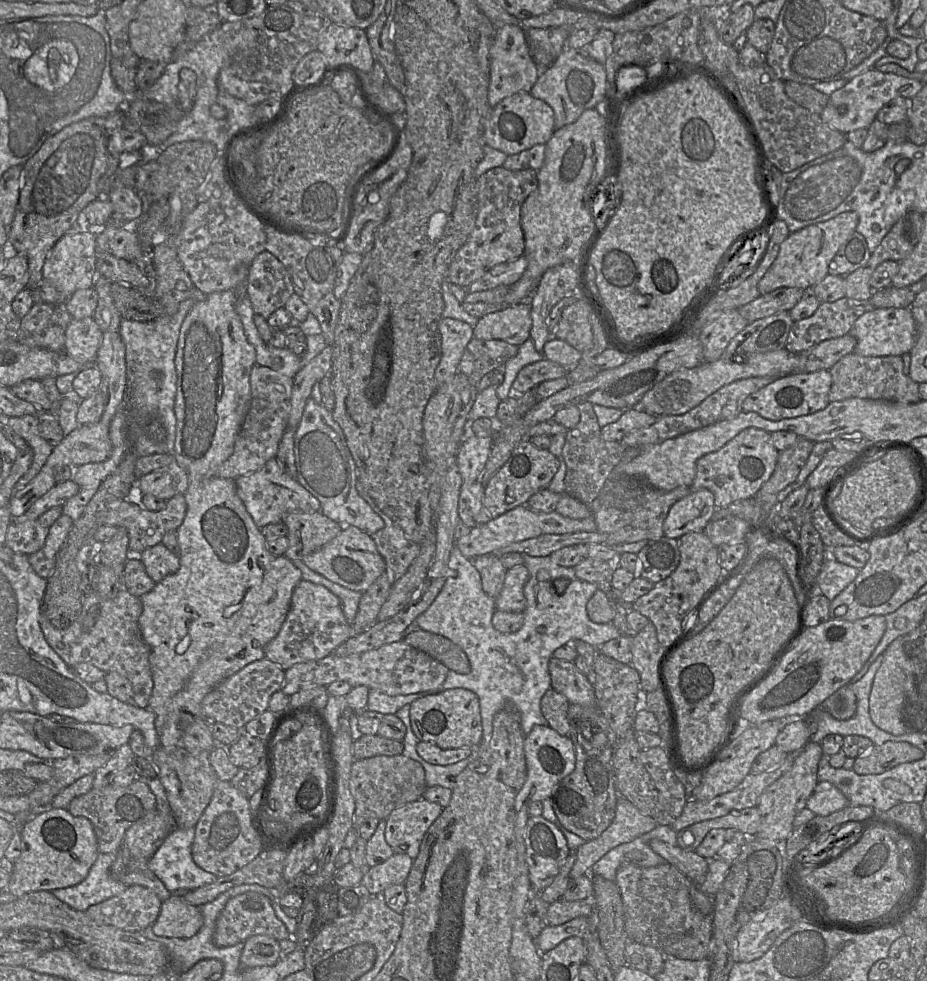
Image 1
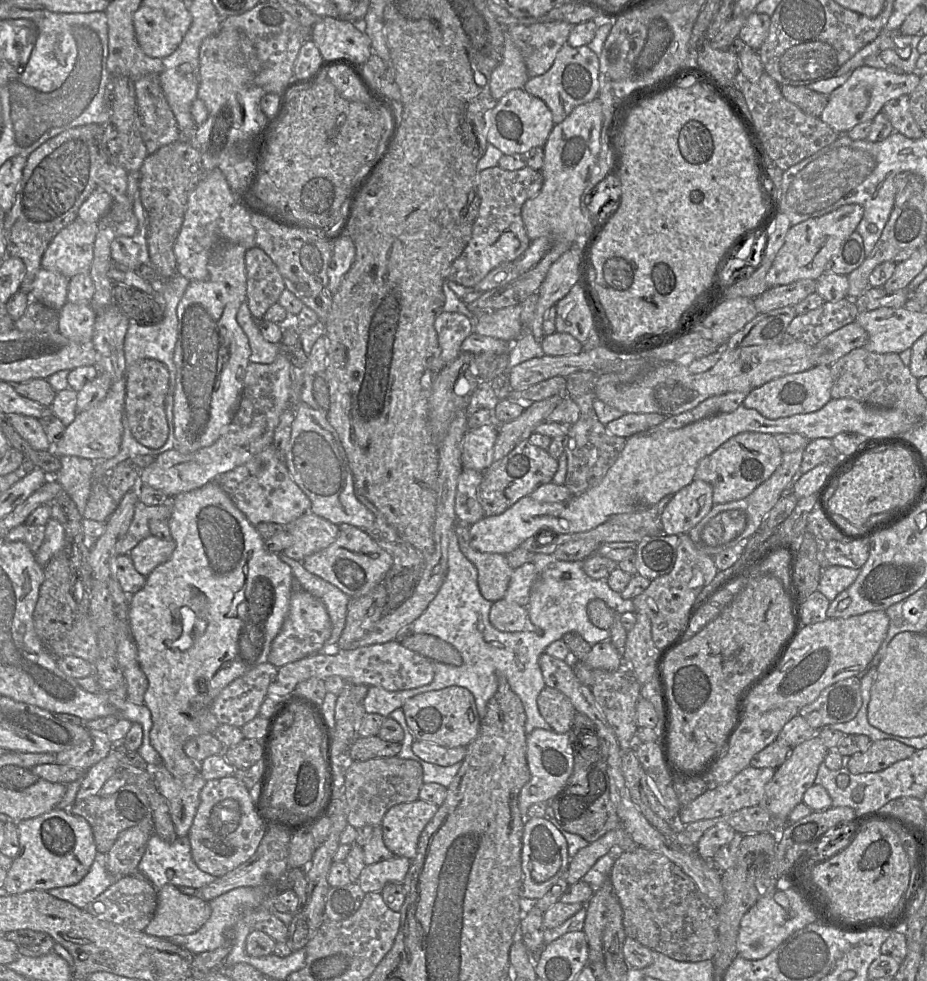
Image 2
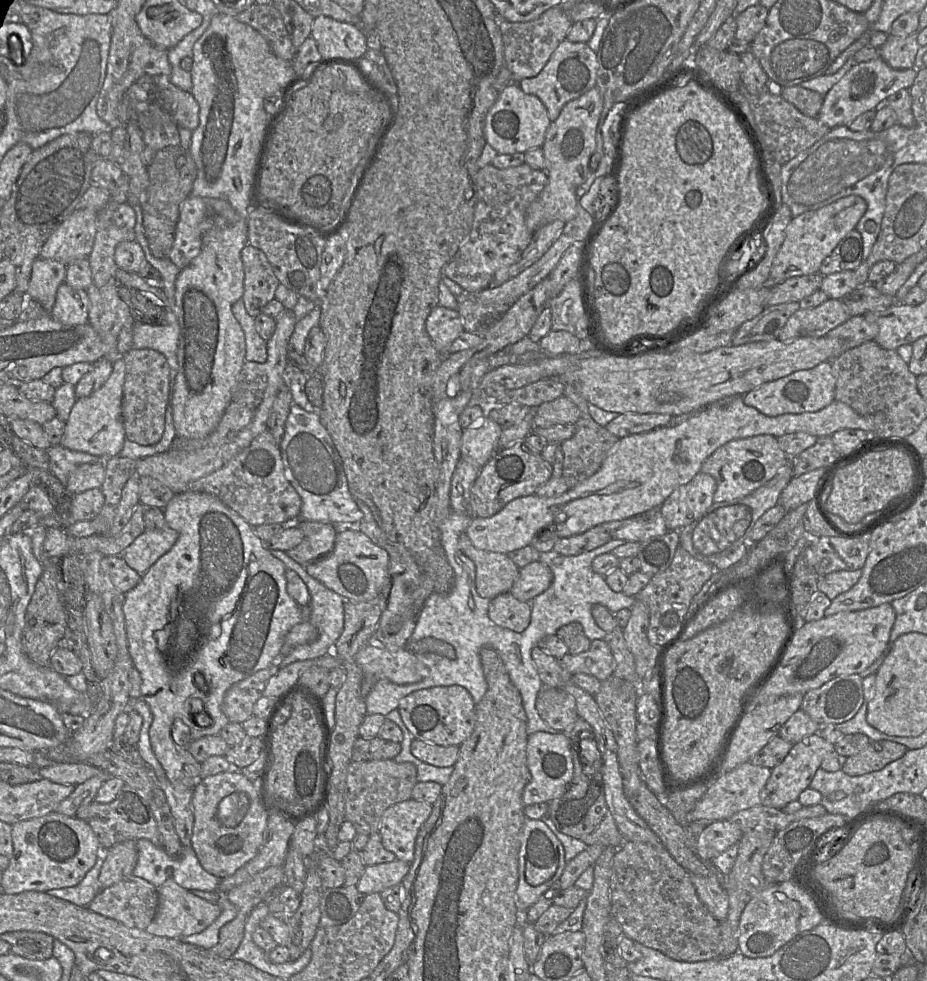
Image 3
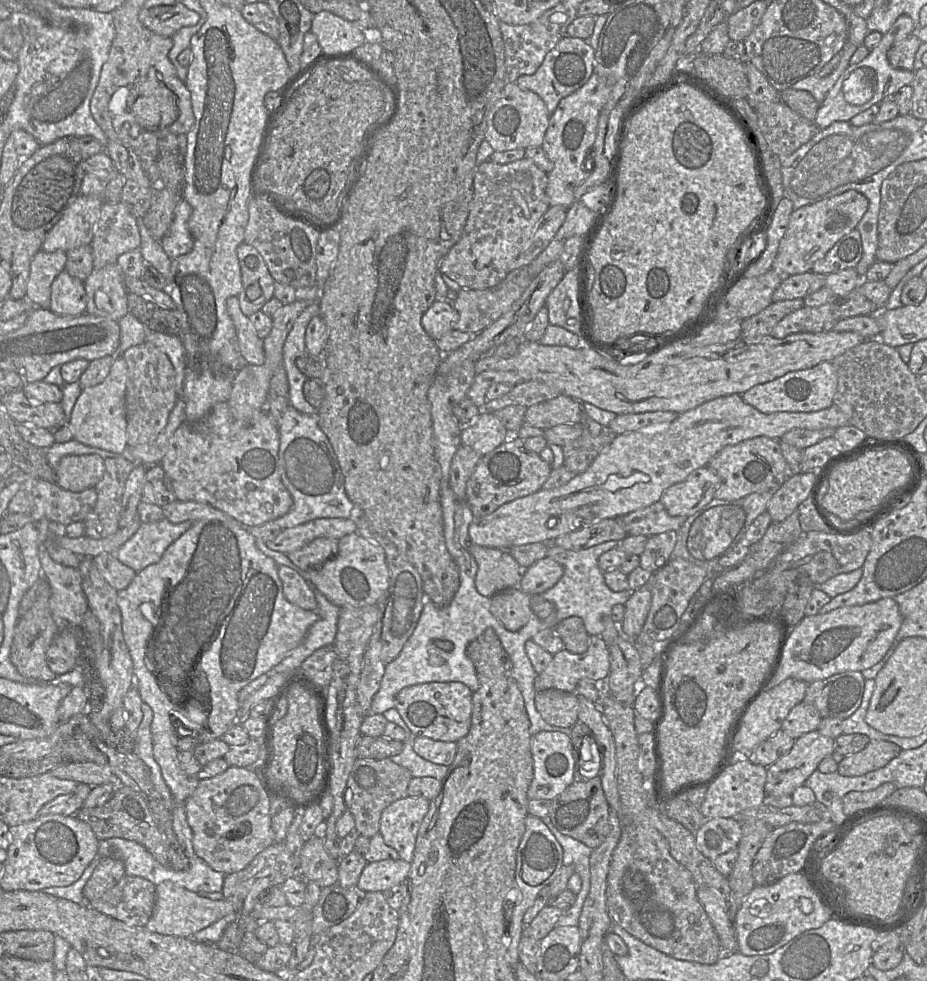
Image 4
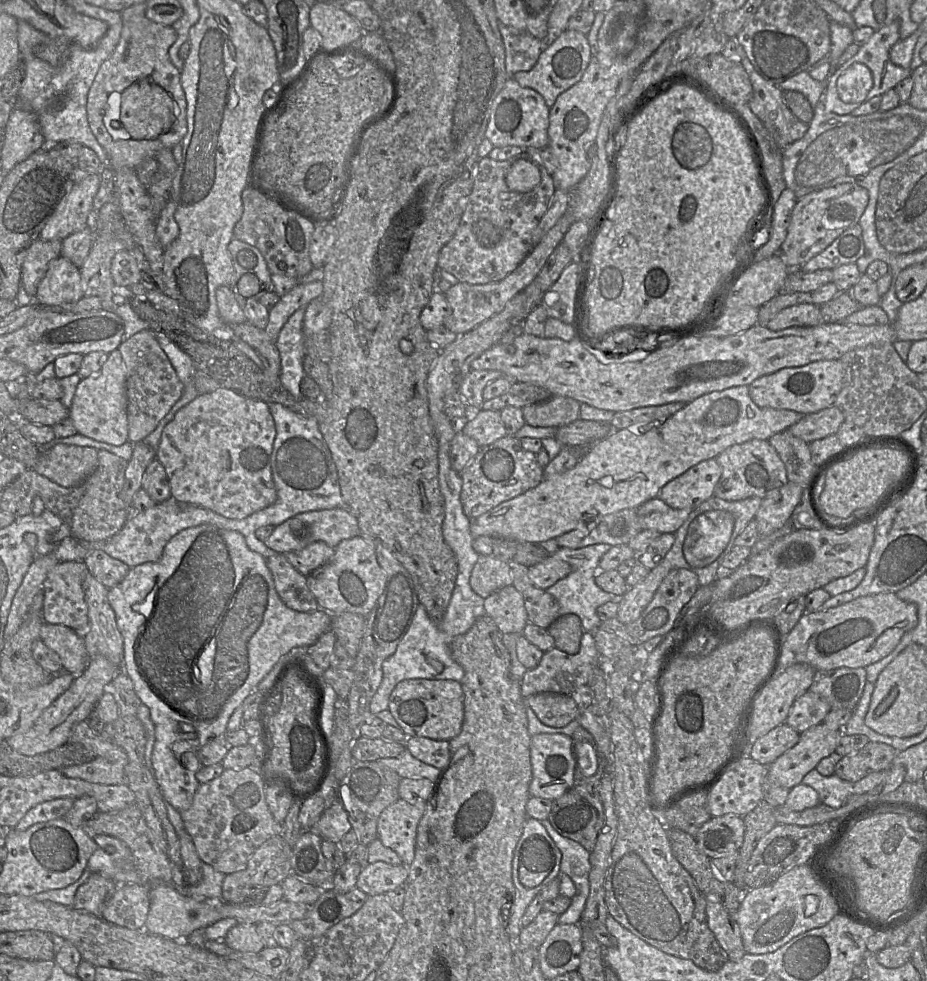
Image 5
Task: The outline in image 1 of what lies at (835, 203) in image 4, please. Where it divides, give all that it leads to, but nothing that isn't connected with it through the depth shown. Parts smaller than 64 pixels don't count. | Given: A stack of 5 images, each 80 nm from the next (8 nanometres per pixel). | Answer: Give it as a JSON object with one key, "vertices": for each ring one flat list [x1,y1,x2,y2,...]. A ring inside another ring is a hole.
{"vertices":[[848,211,828,221,790,233,781,244,777,258,758,284,760,295,783,287,810,291,828,275,831,261,847,239,856,232,858,223,858,214]]}

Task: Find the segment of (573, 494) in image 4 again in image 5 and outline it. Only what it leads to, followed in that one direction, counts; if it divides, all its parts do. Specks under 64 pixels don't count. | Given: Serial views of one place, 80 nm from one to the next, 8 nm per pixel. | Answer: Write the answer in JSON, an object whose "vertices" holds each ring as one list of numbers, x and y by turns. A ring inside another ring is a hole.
{"vertices":[[749,386,731,387,702,395,664,421,636,423,625,429,613,430,605,438,591,444,572,469,544,478,536,487,471,519,471,535,473,538,483,535,495,536,519,543,542,543,557,538,597,516,628,508,636,509,657,497,665,484,696,464,716,458,733,445,754,439,768,441,773,435,788,430,803,416,792,410,758,407,749,395]]}

